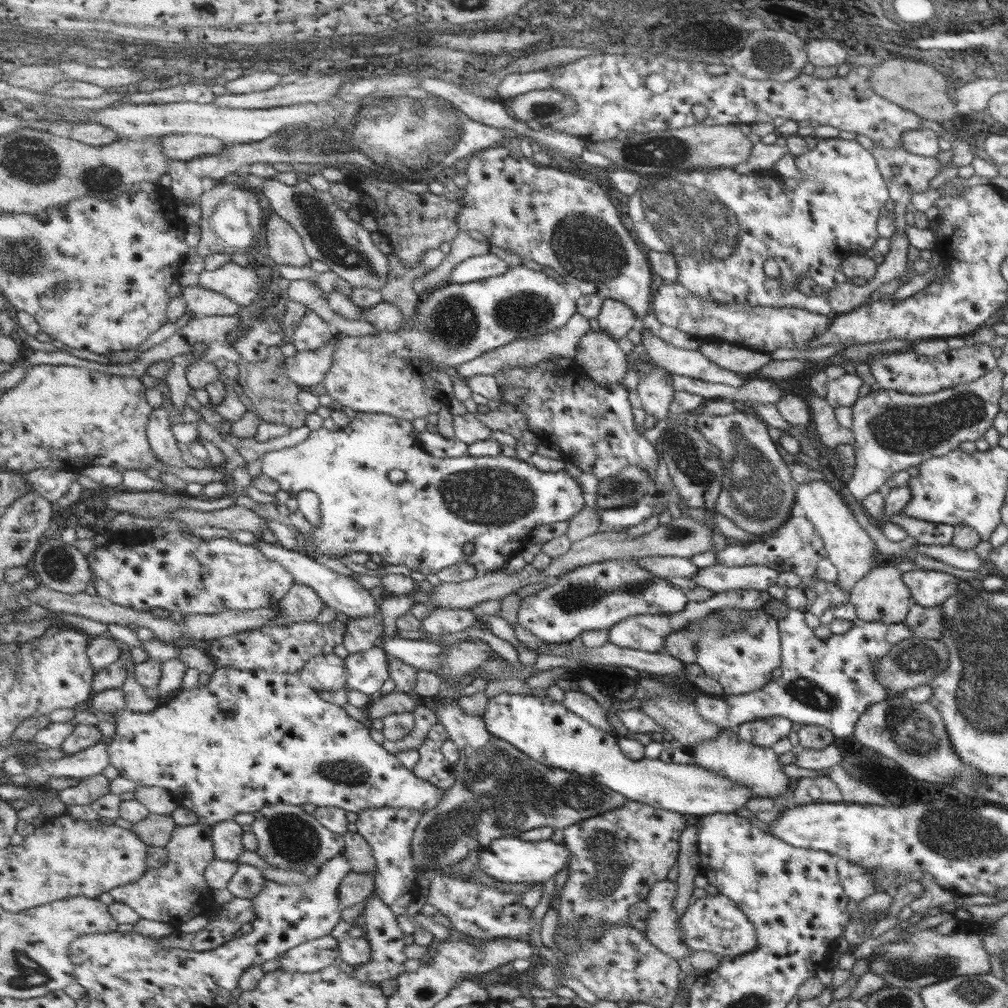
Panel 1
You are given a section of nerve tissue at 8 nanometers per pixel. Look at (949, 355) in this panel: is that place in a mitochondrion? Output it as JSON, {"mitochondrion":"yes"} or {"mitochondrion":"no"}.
{"mitochondrion":"no"}

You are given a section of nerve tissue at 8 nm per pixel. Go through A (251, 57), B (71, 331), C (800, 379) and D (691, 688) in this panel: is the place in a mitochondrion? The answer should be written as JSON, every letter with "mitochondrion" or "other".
{"A":"mitochondrion","B":"other","C":"other","D":"other"}

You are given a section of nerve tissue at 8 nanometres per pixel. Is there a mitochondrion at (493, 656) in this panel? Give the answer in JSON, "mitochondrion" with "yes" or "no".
{"mitochondrion":"no"}

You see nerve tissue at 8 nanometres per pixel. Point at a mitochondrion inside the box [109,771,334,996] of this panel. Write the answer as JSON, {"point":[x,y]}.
{"point":[295,840]}

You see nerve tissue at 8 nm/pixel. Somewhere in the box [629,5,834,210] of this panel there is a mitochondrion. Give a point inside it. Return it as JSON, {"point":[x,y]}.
{"point":[769,56]}

